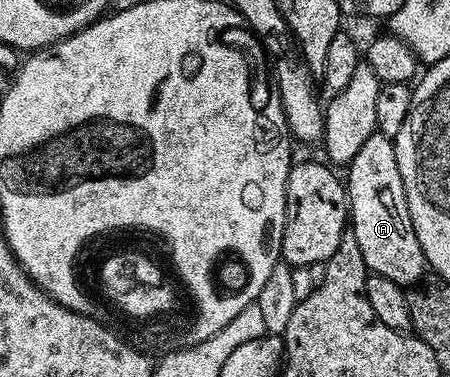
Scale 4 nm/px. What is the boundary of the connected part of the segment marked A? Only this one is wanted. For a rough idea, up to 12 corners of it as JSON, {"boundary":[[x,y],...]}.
{"boundary":[[392,139],[347,165],[348,219],[370,273],[412,286],[427,265]]}

